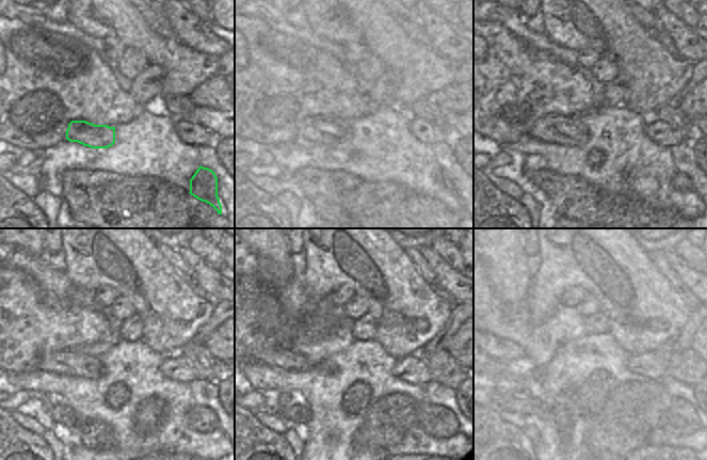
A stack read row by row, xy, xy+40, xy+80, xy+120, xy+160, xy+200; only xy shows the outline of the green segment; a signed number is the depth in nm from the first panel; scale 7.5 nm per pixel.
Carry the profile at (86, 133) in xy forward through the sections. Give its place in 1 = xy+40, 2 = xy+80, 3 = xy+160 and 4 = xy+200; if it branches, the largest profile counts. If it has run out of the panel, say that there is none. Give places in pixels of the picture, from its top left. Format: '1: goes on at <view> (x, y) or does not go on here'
1: goes on at xy+40 (330, 131)
2: goes on at xy+80 (567, 130)
3: goes on at xy+160 (285, 359)
4: goes on at xy+200 (495, 348)

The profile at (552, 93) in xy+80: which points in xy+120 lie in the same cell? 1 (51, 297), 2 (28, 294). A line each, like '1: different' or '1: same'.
1: different
2: same

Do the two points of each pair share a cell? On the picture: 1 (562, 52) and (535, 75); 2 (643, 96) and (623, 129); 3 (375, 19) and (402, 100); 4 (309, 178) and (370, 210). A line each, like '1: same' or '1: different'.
1: different
2: different
3: same
4: same

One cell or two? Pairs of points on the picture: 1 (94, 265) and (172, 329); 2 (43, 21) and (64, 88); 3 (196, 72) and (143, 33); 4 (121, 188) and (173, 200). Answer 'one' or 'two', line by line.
1: one
2: two
3: one
4: one

